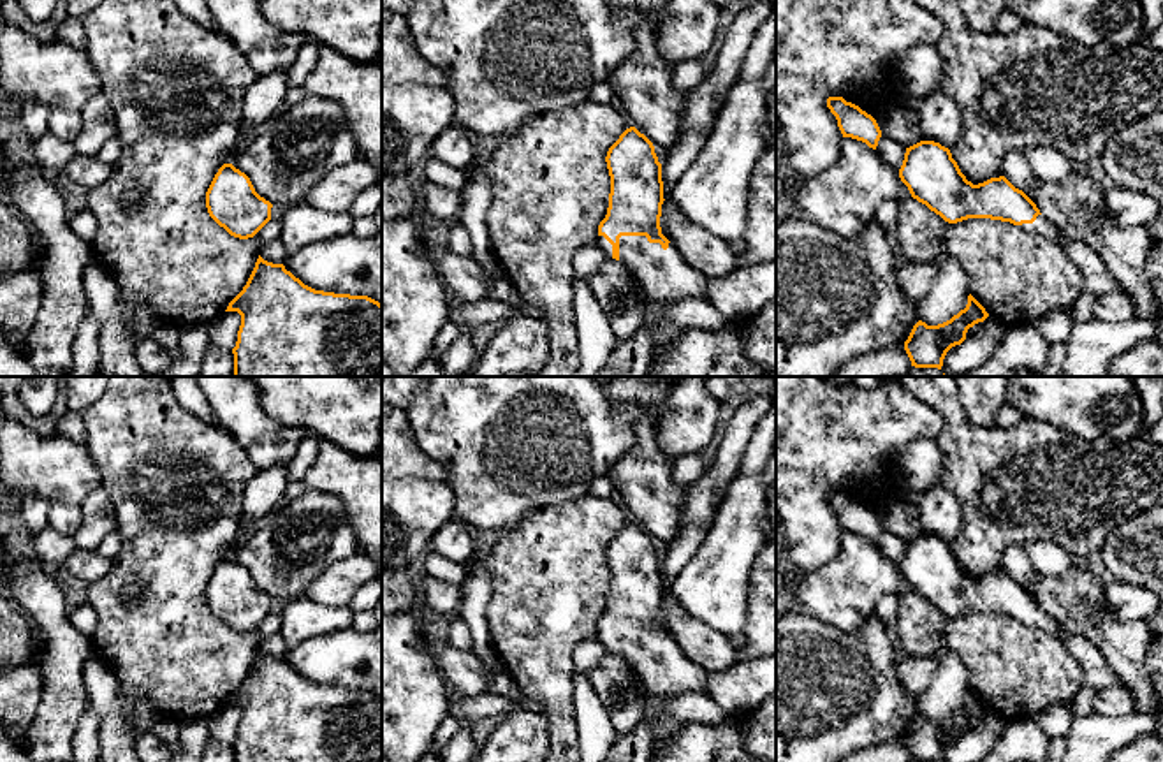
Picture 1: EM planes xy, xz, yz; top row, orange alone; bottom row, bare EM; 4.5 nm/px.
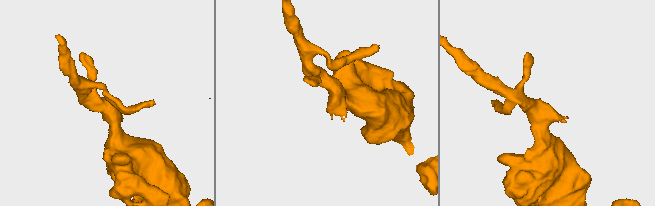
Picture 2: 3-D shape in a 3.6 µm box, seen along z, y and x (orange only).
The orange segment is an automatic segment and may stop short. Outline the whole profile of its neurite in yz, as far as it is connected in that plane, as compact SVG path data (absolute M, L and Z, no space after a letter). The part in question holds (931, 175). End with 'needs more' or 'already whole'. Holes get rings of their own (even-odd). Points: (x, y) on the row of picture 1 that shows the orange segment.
M920 141L906 148L899 178L913 199L948 223L968 218L1001 220L1043 236L1050 243L1061 243L1063 232L1022 190L1005 176L973 185L961 172L950 150L940 143Z; needs more

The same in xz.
M635 127L609 148L609 208L598 225L596 245L619 260L639 283L642 327L653 333L651 359L660 359L686 331L665 320L665 306L677 299L707 299L709 278L683 260L662 234L662 164L653 143Z; needs more

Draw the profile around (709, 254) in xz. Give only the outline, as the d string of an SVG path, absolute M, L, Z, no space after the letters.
M670 199L662 204L660 227L683 260L709 280L735 269L737 255L730 250L728 241L697 227Z

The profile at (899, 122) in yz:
M903 93L881 116L876 116L874 120L881 136L910 148L922 137L918 118L920 99Z

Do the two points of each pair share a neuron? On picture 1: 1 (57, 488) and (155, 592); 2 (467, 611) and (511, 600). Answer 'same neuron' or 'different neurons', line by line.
1: different neurons
2: different neurons

